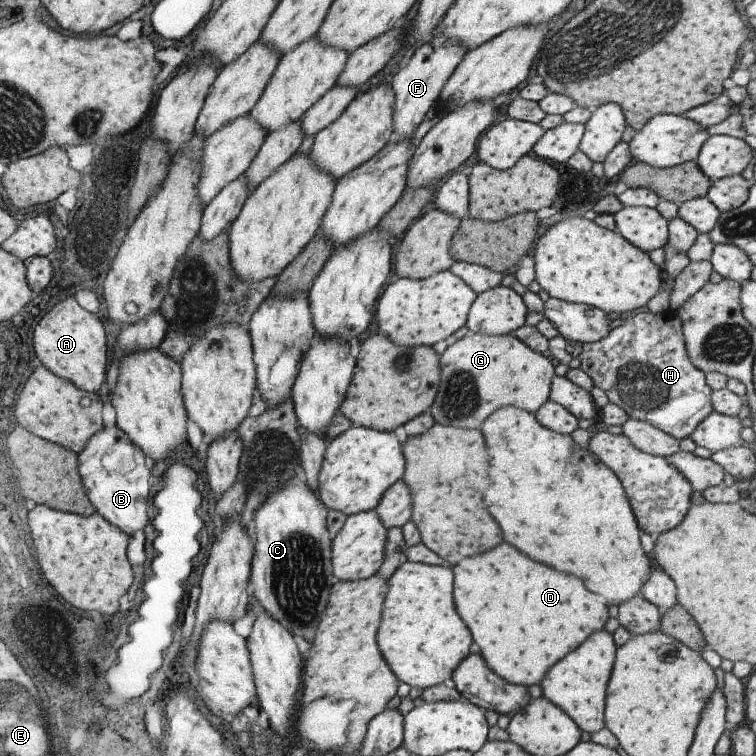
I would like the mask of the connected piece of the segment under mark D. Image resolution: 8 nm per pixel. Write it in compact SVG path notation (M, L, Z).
M500 544L496 550L476 554L460 562L460 566L454 564L451 569L454 573L453 599L456 612L470 630L475 650L483 656L488 667L512 684L528 688L540 685L552 664L576 650L592 632L604 628L606 620L595 618L595 608L586 606L593 592L587 590L584 580L532 562L510 544Z

